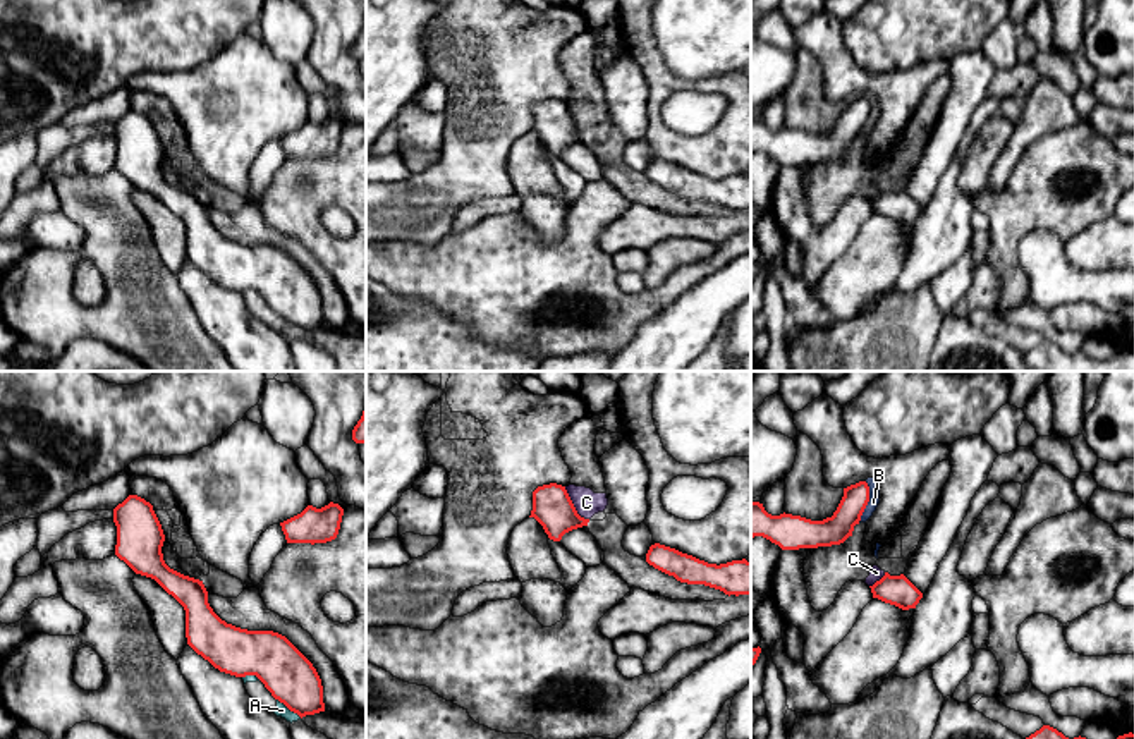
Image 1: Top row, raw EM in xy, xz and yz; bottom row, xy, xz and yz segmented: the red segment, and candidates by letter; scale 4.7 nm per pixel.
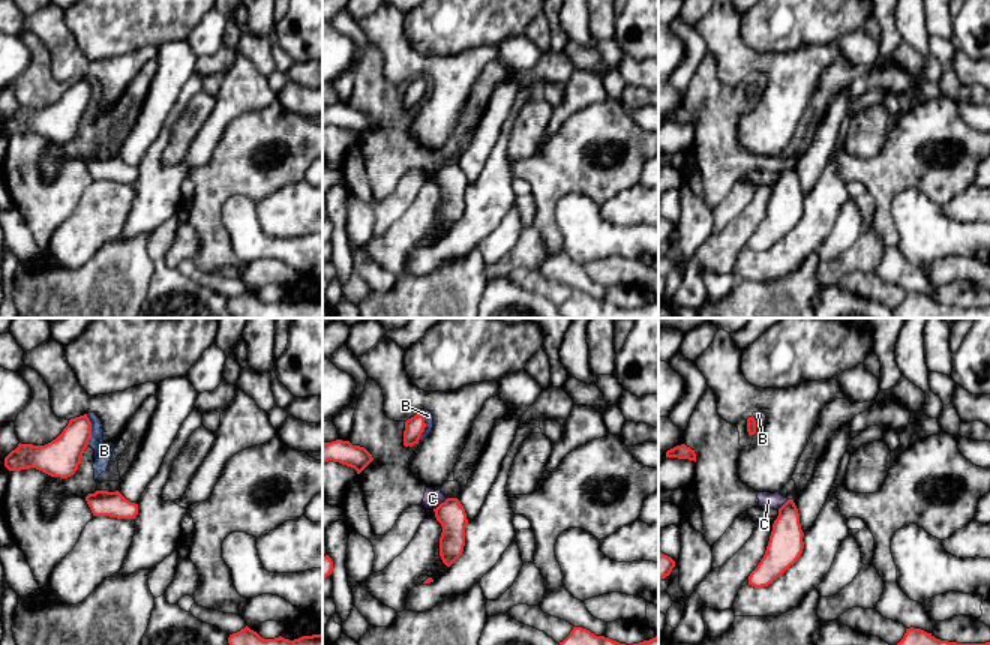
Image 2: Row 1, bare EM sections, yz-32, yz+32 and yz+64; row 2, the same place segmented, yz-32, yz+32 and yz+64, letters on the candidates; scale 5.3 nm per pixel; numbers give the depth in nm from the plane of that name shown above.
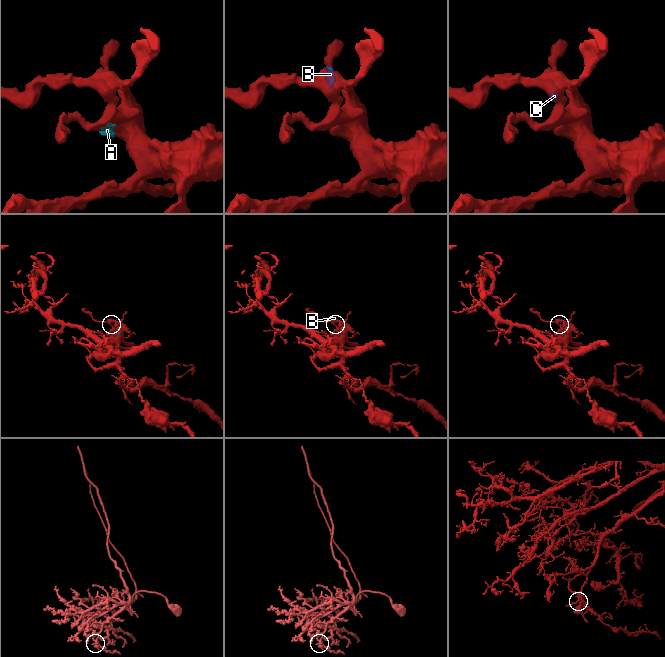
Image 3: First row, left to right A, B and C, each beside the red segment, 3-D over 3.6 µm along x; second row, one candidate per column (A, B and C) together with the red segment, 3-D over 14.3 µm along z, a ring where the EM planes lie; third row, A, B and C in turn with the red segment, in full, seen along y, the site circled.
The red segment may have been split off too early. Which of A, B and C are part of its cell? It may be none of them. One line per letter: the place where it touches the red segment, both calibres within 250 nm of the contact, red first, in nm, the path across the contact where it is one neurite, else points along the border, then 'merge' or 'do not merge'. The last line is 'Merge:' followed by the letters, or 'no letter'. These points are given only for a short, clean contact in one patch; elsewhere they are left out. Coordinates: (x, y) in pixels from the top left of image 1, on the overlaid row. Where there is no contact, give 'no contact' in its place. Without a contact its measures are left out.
A: meets red in xy at (289, 708); 240 nm thick on the red side, 60 nm on the other; border along xy (277, 698), (301, 717); do not merge
B: meets red in yz at (868, 500); 140 nm thick on the red side, 50 nm on the other; border along yz (866, 482), (868, 504), (858, 521); do not merge
C: meets red in xz at (573, 506); 190 nm thick on the red side, 120 nm on the other; border along xz (564, 487), (574, 509), (588, 519); do not merge
Merge: no letter

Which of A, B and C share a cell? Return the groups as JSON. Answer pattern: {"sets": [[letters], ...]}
{"sets": [["A"], ["B", "C"]]}

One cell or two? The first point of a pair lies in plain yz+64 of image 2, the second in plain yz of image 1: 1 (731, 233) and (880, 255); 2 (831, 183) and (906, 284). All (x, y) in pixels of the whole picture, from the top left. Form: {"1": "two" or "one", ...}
{"1": "one", "2": "one"}

